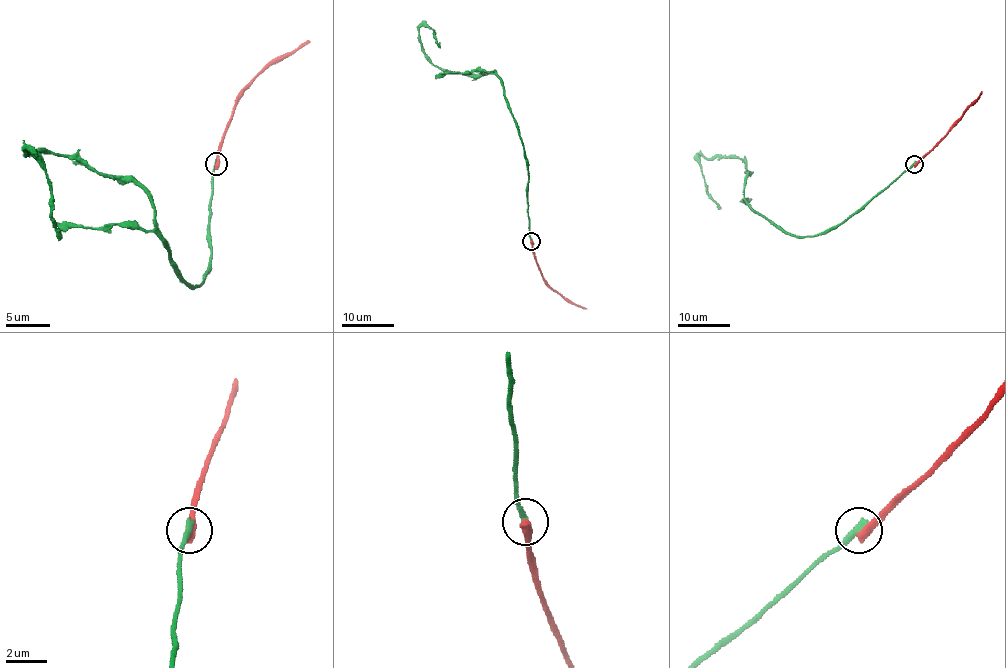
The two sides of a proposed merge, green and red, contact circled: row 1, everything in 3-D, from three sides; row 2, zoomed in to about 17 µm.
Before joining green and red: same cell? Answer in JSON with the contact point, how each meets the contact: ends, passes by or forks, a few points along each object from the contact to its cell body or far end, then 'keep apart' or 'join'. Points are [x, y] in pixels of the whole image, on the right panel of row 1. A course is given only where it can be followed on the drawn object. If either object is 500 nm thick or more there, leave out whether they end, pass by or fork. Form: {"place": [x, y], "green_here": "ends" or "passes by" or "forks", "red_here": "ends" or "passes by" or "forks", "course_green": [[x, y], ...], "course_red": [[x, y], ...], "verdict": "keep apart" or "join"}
{"place": [914, 164], "green_here": "ends", "red_here": "ends", "course_green": [[914, 164], [842, 222], [795, 236], [744, 197], [748, 171], [741, 159], [700, 155], [706, 193], [720, 209]], "course_red": [[914, 164], [981, 91]], "verdict": "keep apart"}

